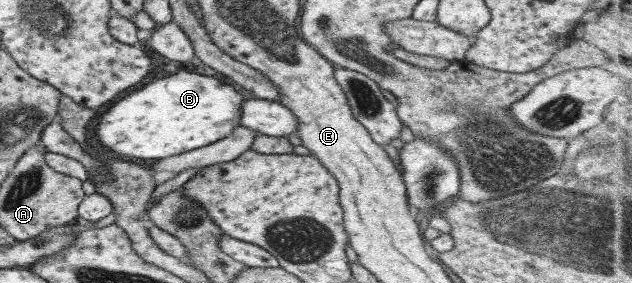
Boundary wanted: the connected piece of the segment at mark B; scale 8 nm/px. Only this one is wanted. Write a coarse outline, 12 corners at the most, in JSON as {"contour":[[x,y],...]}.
{"contour":[[175,72],[105,108],[97,144],[141,160],[207,146],[245,100]]}

